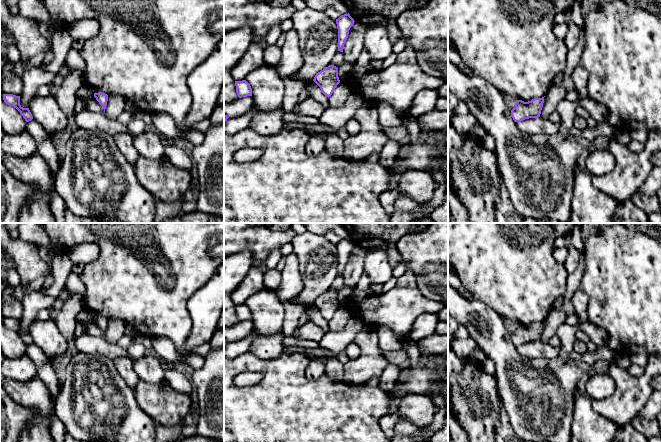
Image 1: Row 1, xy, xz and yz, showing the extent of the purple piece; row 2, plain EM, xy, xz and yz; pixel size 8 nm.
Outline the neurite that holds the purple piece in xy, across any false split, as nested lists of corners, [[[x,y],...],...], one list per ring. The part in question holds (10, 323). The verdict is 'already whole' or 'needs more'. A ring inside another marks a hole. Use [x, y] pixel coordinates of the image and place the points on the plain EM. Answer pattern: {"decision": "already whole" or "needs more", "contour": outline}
{"decision": "already whole", "contour": [[[3,318],[3,324],[6,328],[16,332],[20,336],[20,338],[23,340],[26,346],[29,346],[33,343],[33,340],[29,332],[23,332],[20,329],[20,320],[16,320],[13,318]]]}

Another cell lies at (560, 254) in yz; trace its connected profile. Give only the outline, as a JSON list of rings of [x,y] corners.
[[[555,248],[553,255],[560,264],[564,264],[568,257],[568,250],[567,248]]]

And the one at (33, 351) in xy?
[[[34,343],[27,346],[26,355],[33,361],[33,363],[36,365],[37,369],[42,367],[44,364],[46,364],[48,362],[47,356]]]

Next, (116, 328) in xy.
[[[108,319],[105,339],[109,343],[116,344],[118,340],[125,335],[126,324],[121,319]]]

